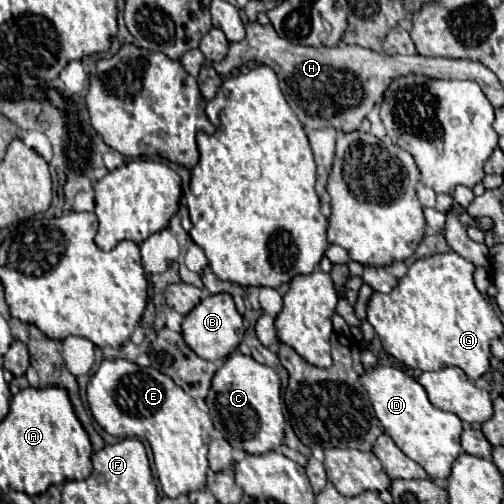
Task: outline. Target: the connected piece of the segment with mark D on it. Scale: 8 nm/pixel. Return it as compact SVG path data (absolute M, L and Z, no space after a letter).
M378 365L376 369L360 375L360 381L372 399L378 421L382 423L384 431L394 439L394 443L412 461L422 465L432 479L446 479L450 475L452 463L462 453L462 421L454 413L446 413L434 407L428 401L424 387L396 367Z

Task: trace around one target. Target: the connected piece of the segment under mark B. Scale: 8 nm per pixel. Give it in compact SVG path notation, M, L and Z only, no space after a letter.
M218 293L202 299L186 317L182 323L182 337L186 345L202 359L222 363L232 351L236 351L238 343L244 339L244 325L242 317L238 315L234 301L228 293Z

